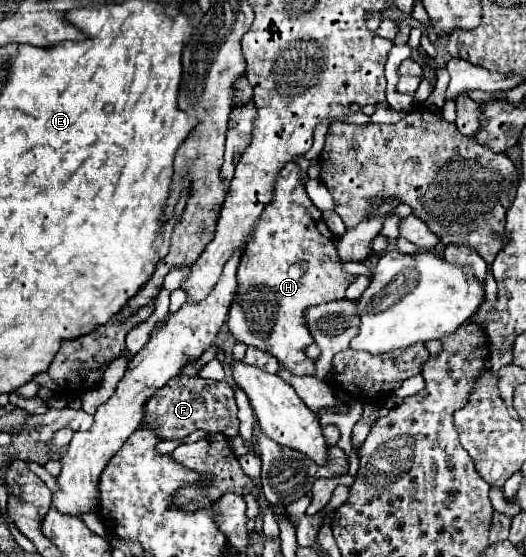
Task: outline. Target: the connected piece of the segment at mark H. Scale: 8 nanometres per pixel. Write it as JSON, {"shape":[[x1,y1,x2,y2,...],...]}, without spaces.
{"shape":[[295,161,287,163,275,185,275,201,263,211,253,241,241,255,237,295,227,321,229,333,237,343,277,357,279,365,293,375,315,375,313,361,305,355,305,349,313,343,305,309,345,297,355,275,347,273,341,263,337,237,307,197,299,165]]}

